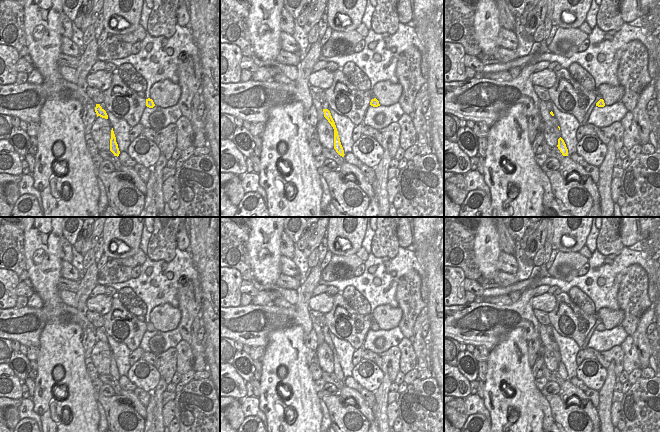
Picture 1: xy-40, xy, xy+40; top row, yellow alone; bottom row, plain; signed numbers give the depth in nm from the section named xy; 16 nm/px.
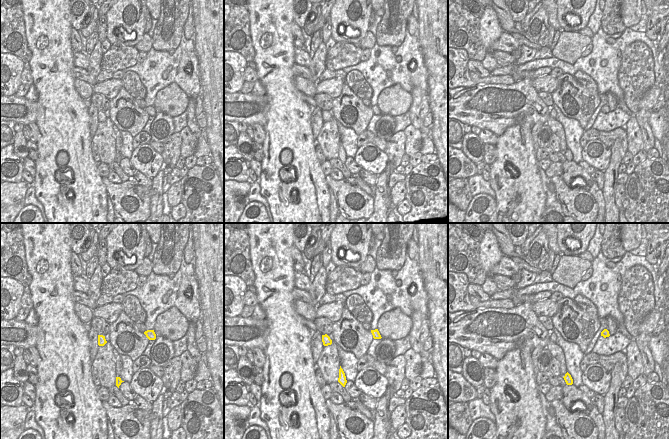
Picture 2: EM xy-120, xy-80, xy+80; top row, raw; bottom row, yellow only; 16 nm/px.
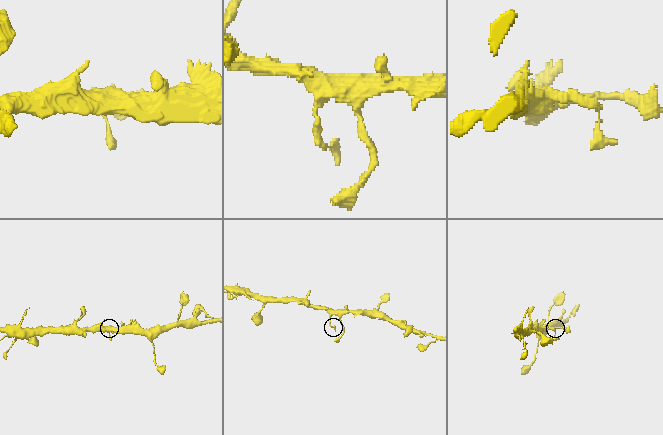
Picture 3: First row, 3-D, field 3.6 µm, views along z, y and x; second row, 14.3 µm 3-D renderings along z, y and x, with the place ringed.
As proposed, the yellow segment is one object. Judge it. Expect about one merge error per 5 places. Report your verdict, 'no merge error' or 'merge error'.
no merge error

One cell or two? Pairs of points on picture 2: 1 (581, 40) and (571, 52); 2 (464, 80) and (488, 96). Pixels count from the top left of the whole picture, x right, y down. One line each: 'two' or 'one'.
1: one
2: two

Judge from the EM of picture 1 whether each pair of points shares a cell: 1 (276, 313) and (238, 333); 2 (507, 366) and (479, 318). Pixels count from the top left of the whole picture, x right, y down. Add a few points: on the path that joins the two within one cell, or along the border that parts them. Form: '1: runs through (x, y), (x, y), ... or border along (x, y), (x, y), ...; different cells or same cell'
1: runs through (267, 319), (247, 325); same cell
2: border along (512, 330), (506, 333), (490, 350); different cells

